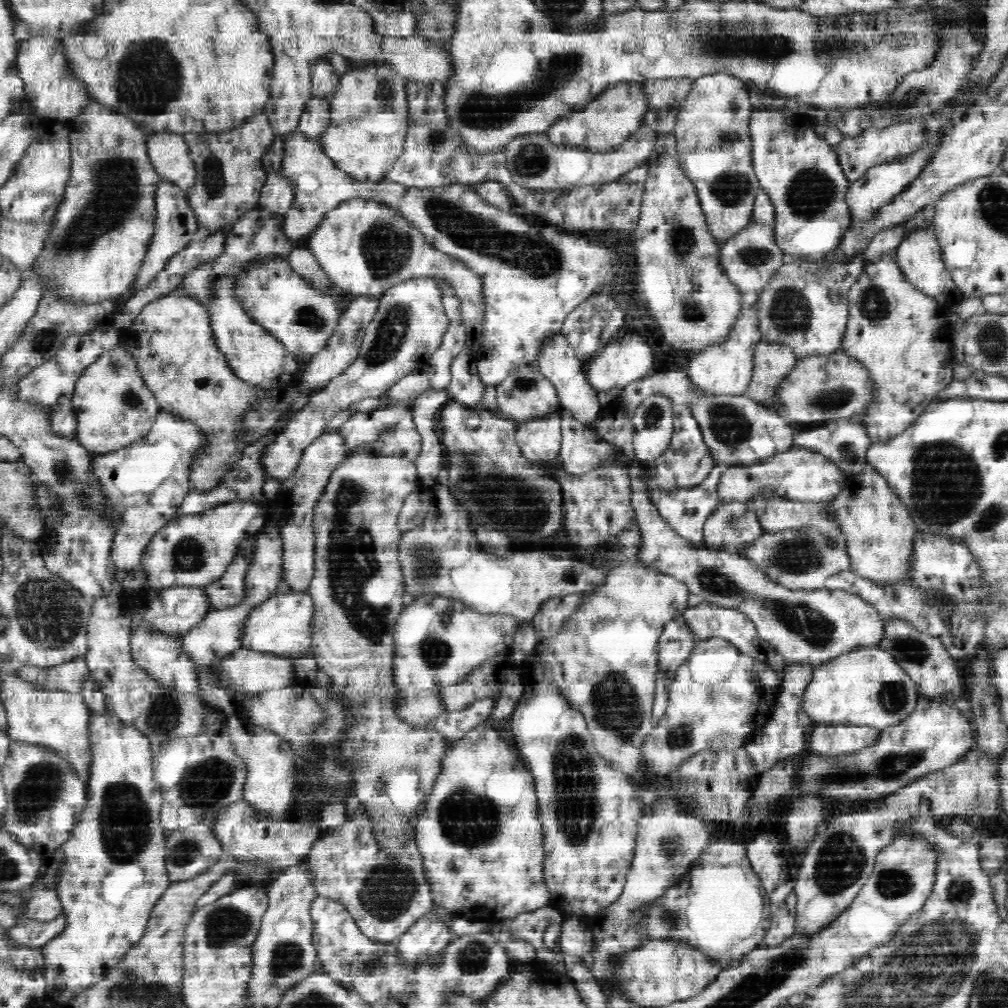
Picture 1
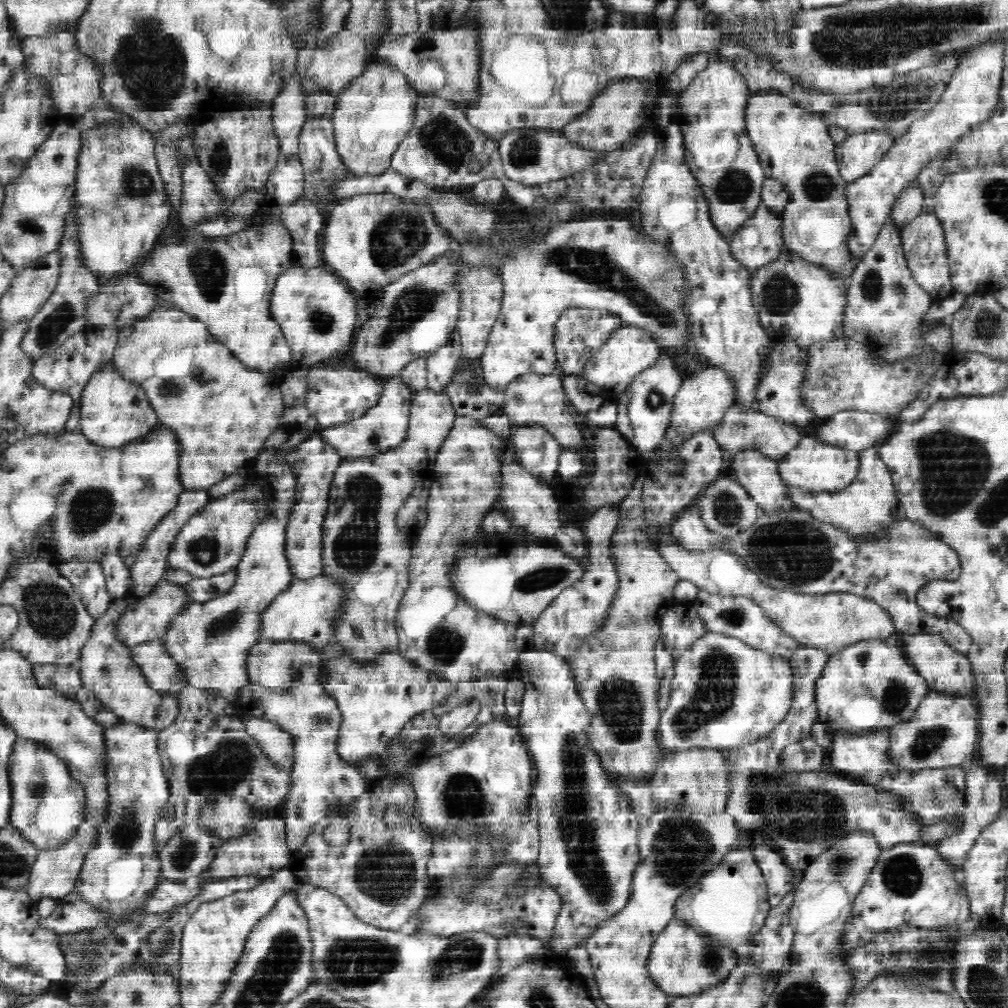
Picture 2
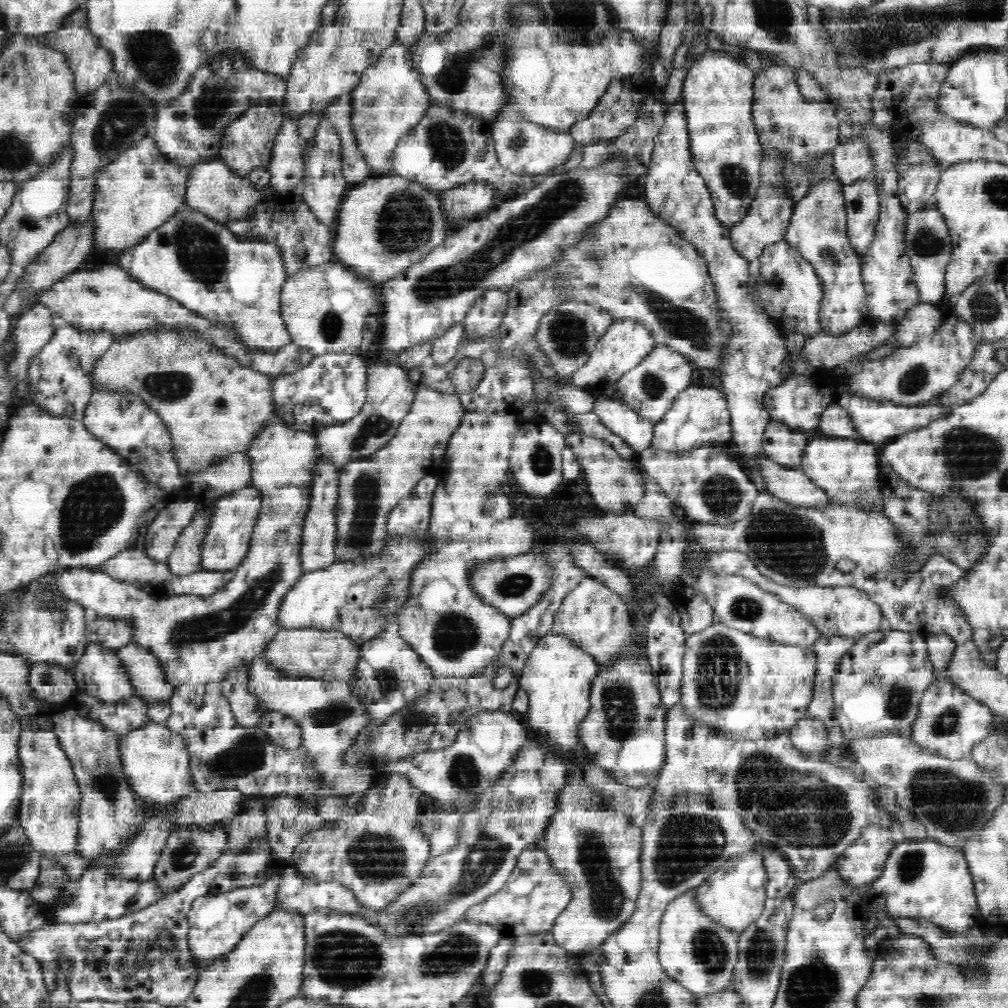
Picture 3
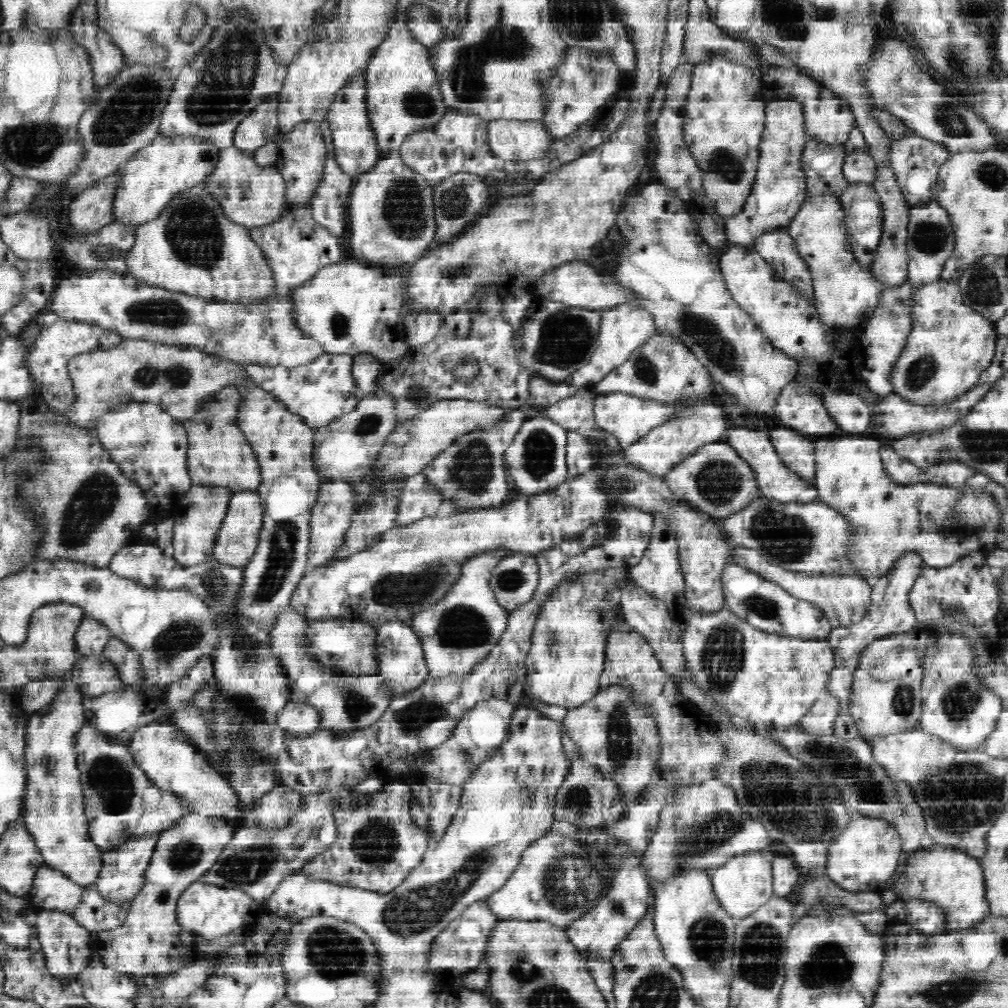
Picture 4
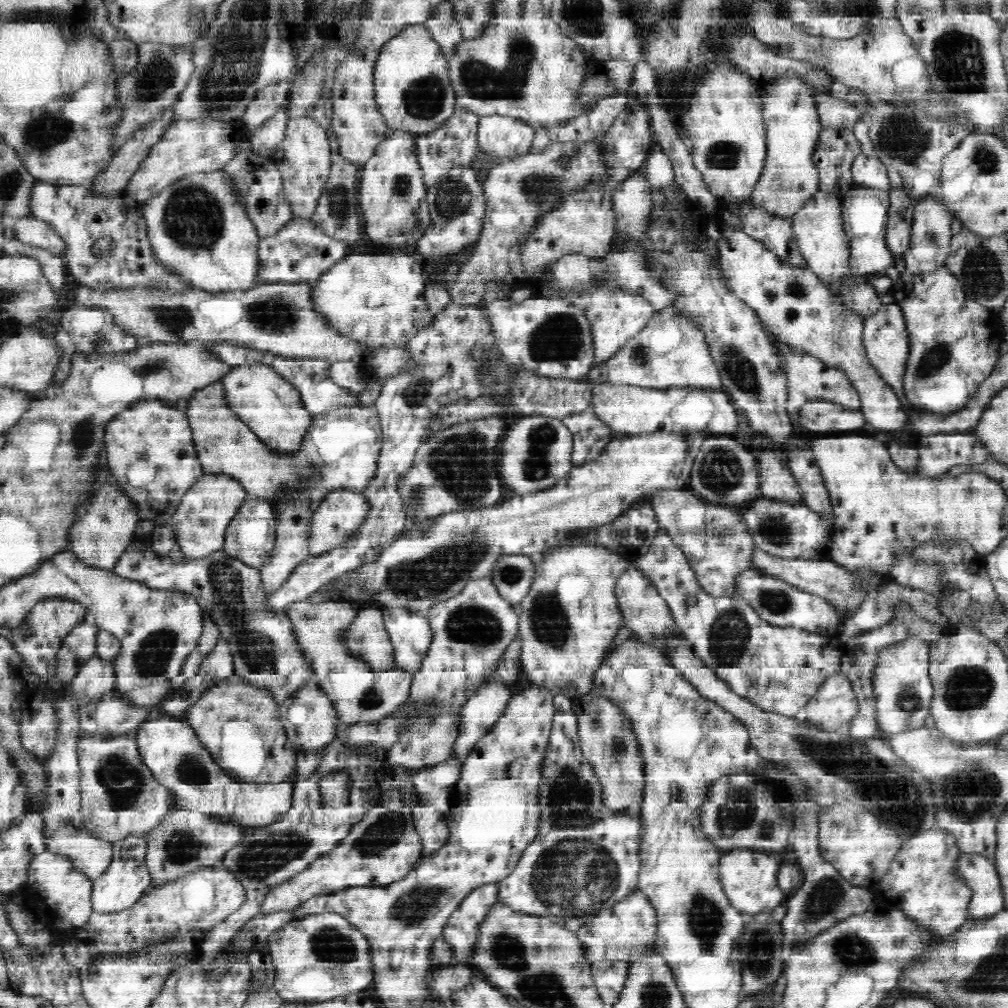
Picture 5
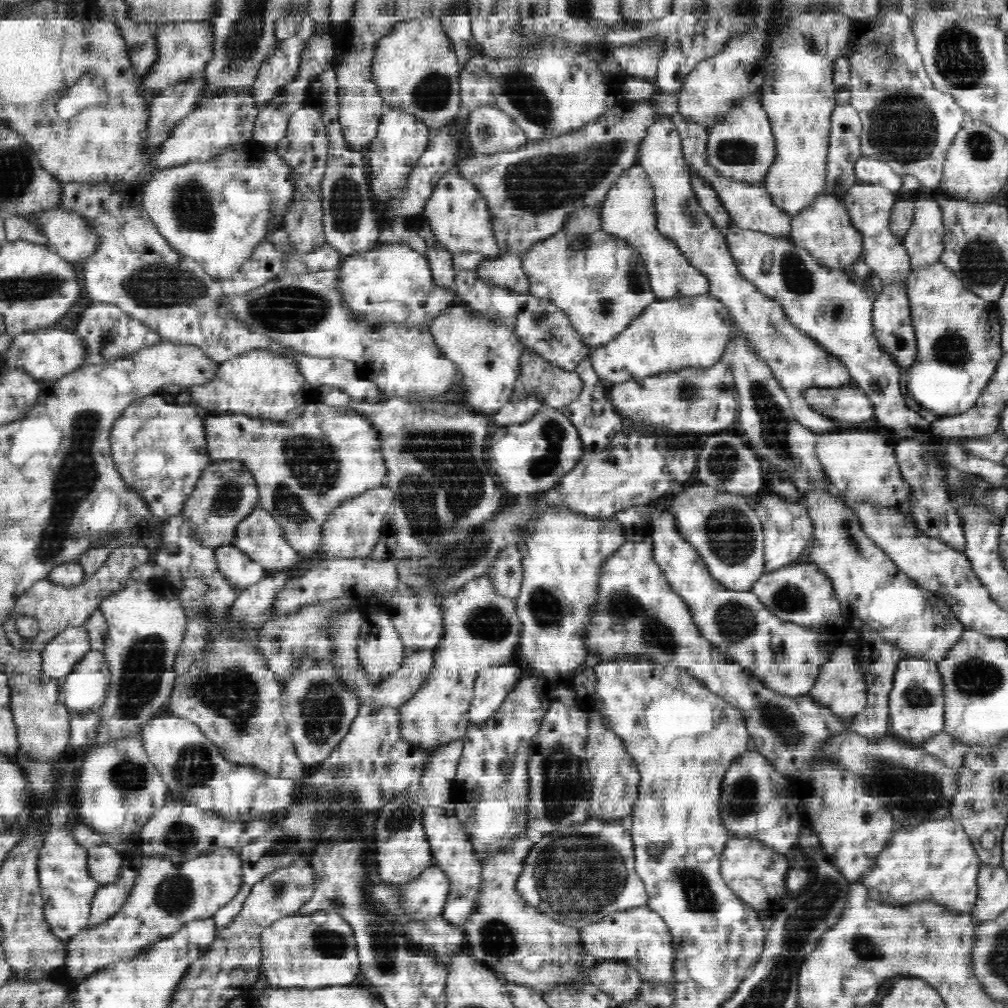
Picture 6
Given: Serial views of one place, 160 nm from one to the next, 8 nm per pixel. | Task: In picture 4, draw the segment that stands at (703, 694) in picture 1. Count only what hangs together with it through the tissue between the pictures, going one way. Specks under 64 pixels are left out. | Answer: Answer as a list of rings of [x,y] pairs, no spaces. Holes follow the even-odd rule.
[[[654,515],[650,535],[651,541],[640,562],[636,562],[629,569],[629,579],[633,579],[633,582],[650,596],[665,603],[674,627],[681,632],[684,654],[689,671],[694,673],[695,681],[738,718],[745,718],[761,726],[780,726],[780,728],[788,728],[790,724],[799,723],[804,714],[810,710],[812,702],[816,702],[816,699],[826,694],[832,671],[836,668],[835,650],[827,639],[774,634],[746,622],[728,606],[706,612],[691,608],[685,593],[685,576],[679,561],[674,532],[666,525],[662,515]]]

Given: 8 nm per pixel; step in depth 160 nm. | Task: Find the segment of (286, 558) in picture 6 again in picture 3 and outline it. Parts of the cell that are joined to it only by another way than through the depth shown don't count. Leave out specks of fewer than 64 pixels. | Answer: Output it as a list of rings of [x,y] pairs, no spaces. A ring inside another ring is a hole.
[[[254,486],[233,491],[217,500],[212,528],[204,539],[202,568],[230,570],[240,566],[250,550],[252,533],[260,516],[261,500],[260,491]]]

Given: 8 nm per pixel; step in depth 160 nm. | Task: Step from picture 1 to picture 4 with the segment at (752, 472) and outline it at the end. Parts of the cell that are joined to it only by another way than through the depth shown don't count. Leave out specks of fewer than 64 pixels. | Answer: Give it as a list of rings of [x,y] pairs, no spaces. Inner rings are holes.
[[[840,436],[830,440],[818,440],[816,450],[815,488],[818,499],[848,521],[846,559],[855,572],[871,581],[894,570],[900,558],[908,553],[920,555],[931,567],[950,566],[960,557],[972,551],[984,553],[996,548],[1002,532],[1003,512],[994,495],[987,488],[960,486],[954,488],[945,482],[910,482],[898,484],[882,463],[882,444],[868,436]]]

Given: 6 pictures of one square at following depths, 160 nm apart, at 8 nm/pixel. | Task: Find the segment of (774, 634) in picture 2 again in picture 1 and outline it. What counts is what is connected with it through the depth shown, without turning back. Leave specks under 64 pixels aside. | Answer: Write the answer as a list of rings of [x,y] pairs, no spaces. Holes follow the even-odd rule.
[[[702,602],[698,606],[688,607],[683,612],[683,619],[688,628],[695,634],[696,640],[710,637],[722,637],[728,639],[742,654],[751,655],[752,658],[765,662],[772,670],[782,671],[785,668],[784,657],[778,653],[774,646],[770,646],[764,639],[759,638],[756,627],[752,624],[747,614],[731,607],[718,606],[715,603]]]

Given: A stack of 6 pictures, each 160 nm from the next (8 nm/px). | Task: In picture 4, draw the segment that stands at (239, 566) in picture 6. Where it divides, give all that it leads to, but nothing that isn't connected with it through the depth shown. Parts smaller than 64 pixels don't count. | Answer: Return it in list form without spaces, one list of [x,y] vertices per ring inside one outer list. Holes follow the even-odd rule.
[[[138,539],[120,549],[109,564],[110,570],[153,589],[186,589],[202,600],[216,615],[216,648],[214,676],[220,680],[220,694],[224,697],[251,697],[251,702],[260,704],[263,720],[270,727],[277,726],[278,714],[292,696],[292,687],[287,670],[273,649],[271,634],[275,622],[261,624],[241,610],[244,598],[245,569],[224,564],[211,557],[204,562],[184,566],[173,556],[169,557],[153,542]]]

